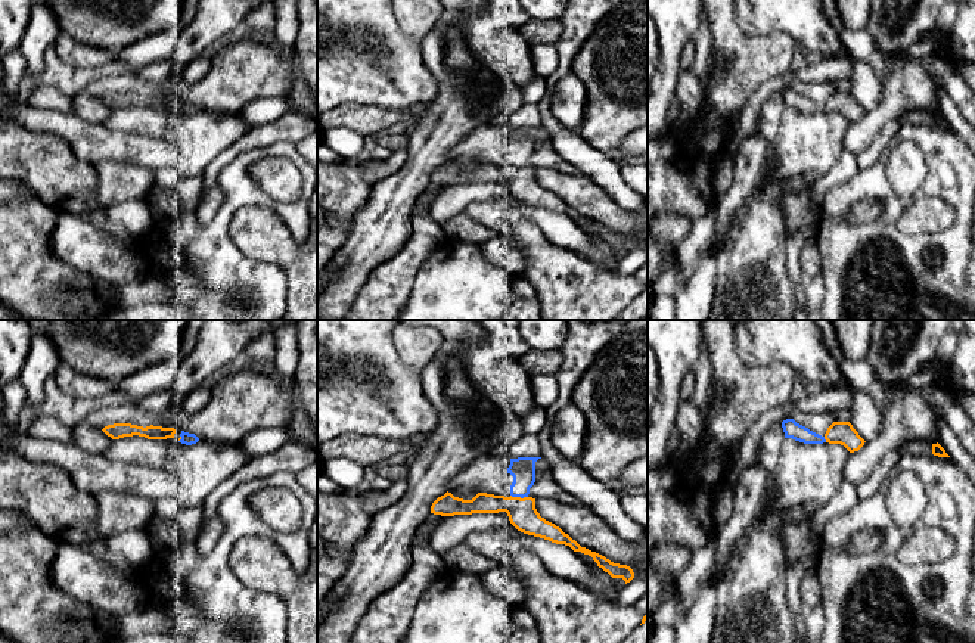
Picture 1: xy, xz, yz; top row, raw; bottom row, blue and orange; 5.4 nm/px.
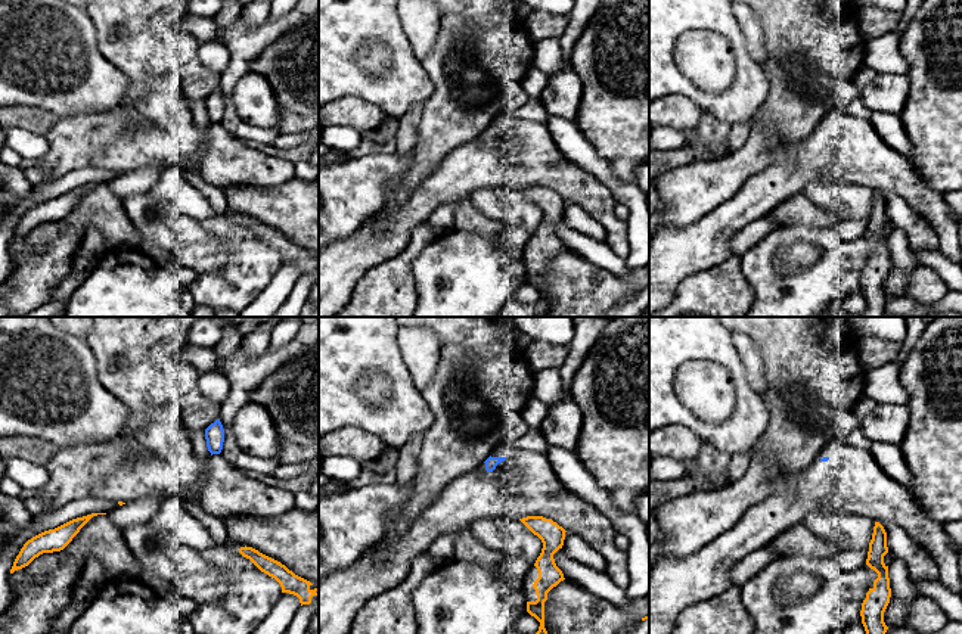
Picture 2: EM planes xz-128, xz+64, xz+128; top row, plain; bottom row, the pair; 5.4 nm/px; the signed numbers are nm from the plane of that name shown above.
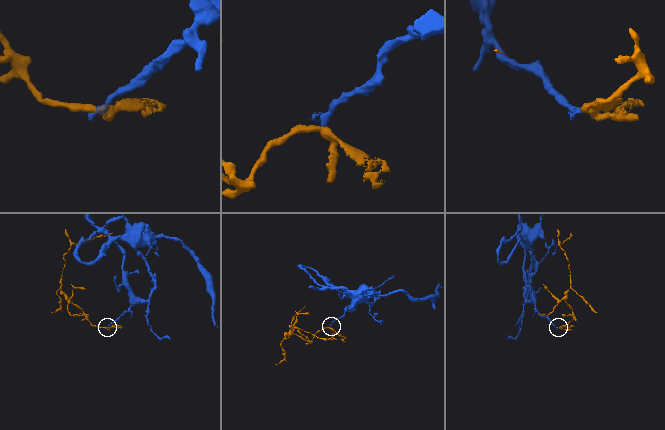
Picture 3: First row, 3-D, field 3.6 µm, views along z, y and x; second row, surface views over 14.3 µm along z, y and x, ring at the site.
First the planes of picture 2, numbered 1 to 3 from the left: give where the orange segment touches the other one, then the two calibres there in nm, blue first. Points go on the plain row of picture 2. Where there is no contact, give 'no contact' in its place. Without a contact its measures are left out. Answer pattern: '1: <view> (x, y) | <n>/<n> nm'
1: no contact
2: no contact
3: no contact

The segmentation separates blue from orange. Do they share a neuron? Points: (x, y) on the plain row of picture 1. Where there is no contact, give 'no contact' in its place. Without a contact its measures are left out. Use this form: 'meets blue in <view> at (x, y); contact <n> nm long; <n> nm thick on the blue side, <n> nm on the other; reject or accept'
meets blue in xz at (519, 165); contact 100 nm long; 140 nm thick on the blue side, 160 nm on the other; reject

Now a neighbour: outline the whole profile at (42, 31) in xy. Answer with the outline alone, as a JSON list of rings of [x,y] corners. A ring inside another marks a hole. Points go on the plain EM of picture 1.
[[[43,3],[31,6],[31,16],[19,49],[27,62],[25,75],[38,81],[44,68],[44,53],[55,44],[60,27],[52,9]]]

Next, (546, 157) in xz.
[[[547,140],[541,147],[534,152],[534,168],[558,170],[571,175],[583,175],[581,171],[572,164],[566,162]]]

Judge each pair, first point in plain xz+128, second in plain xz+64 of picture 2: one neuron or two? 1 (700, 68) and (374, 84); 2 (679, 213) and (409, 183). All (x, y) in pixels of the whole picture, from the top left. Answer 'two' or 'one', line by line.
1: two
2: two

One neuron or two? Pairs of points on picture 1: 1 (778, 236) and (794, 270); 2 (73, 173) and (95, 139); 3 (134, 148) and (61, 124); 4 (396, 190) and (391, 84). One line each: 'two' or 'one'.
1: two
2: two
3: one
4: two

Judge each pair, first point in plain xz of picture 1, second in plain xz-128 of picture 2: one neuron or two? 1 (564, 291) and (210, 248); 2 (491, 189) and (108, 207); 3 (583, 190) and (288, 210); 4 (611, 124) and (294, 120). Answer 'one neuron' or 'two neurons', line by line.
1: one neuron
2: two neurons
3: one neuron
4: one neuron

